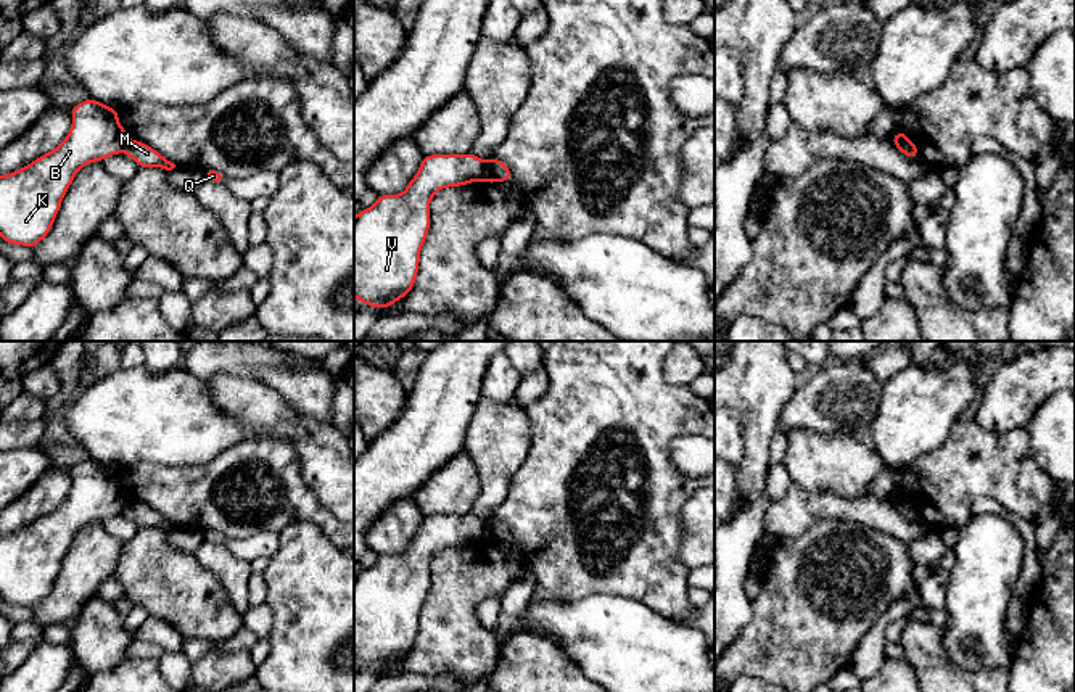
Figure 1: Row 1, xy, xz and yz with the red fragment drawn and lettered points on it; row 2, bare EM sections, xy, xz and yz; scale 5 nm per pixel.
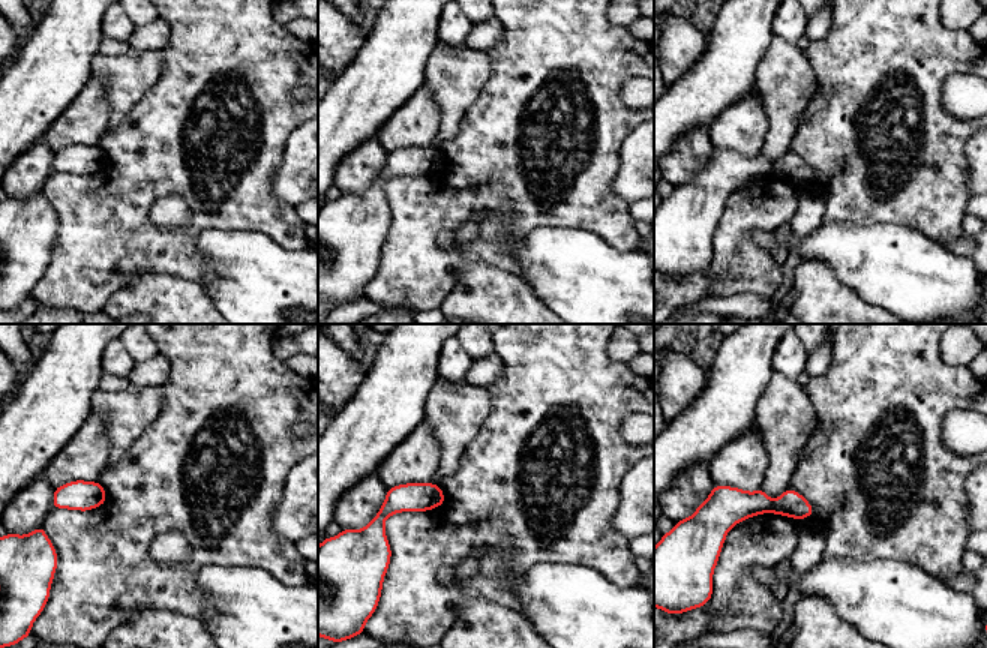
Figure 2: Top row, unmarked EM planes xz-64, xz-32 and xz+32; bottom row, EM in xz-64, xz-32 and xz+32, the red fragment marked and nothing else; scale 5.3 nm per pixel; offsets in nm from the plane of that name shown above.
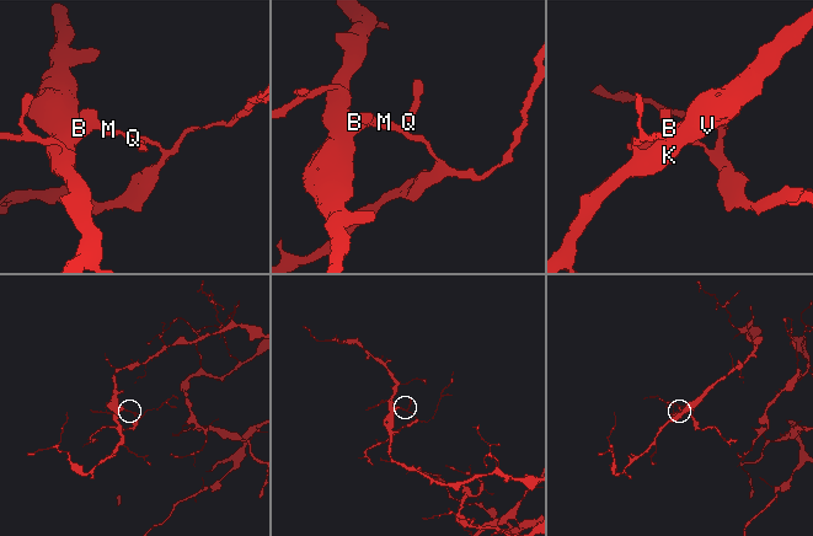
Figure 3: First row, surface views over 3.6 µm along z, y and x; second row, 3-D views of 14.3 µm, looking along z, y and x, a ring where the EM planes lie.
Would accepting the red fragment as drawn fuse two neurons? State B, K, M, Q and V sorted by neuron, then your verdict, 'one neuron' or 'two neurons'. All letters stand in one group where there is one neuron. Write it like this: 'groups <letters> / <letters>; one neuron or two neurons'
groups B K V / M Q; two neurons

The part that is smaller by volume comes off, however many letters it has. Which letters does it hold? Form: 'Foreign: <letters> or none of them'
Foreign: M, Q

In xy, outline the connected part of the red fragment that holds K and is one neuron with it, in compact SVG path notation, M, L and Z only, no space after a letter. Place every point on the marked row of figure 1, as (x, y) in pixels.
M92 97L71 108L72 126L68 137L53 150L11 174L0 175L0 238L10 245L34 248L51 230L76 174L93 161L105 161L124 151L130 142L121 126L119 109Z

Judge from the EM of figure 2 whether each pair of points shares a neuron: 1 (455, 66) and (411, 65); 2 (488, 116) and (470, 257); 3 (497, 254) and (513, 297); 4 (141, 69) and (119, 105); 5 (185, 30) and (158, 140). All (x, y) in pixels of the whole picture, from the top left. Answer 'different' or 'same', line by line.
1: different
2: same
3: different
4: same
5: same

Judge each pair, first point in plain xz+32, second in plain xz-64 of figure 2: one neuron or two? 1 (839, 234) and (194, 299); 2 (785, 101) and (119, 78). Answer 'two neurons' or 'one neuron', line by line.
1: two neurons
2: one neuron

